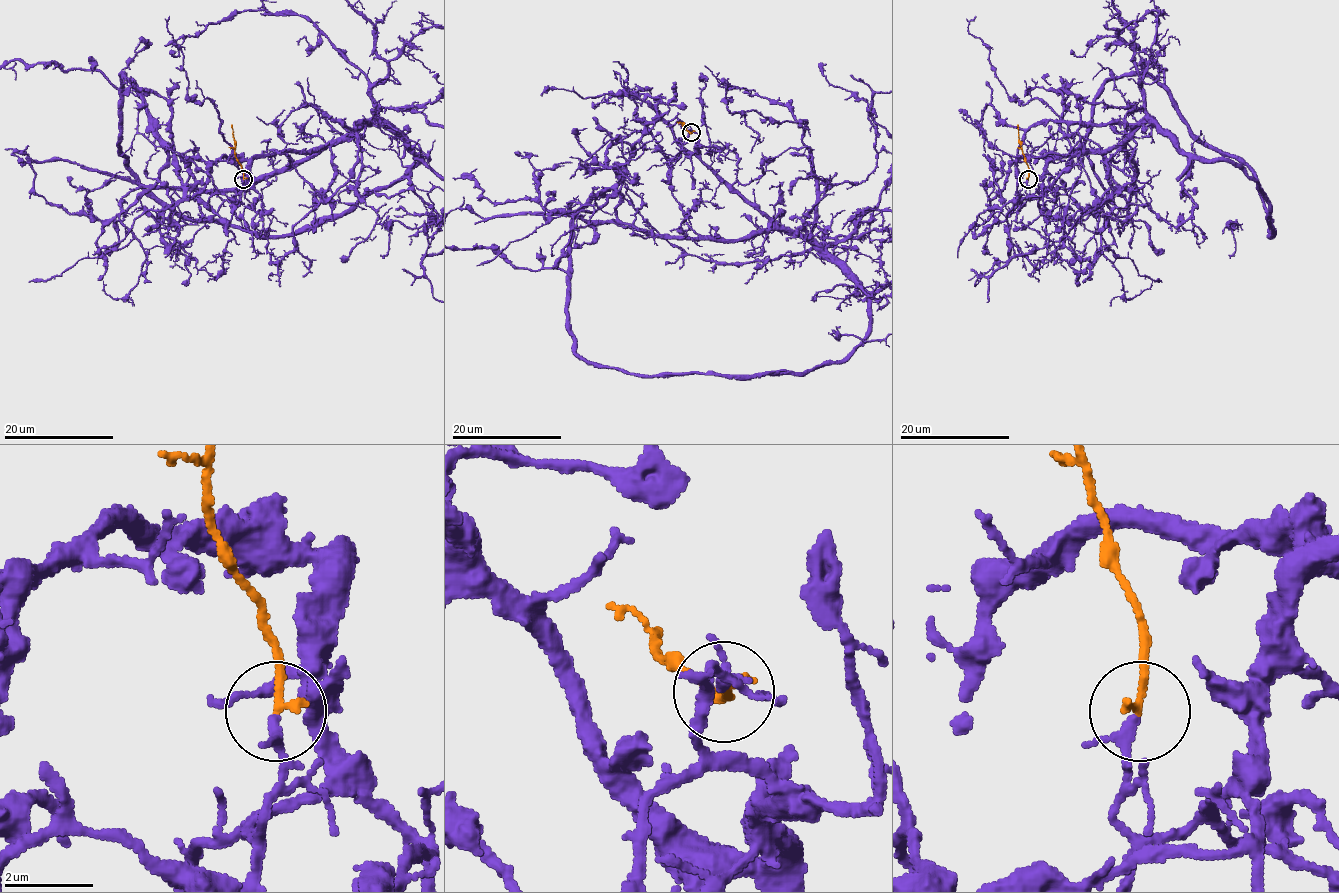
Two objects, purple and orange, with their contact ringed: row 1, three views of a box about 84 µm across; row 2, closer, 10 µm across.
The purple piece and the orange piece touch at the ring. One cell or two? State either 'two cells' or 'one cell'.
one cell

